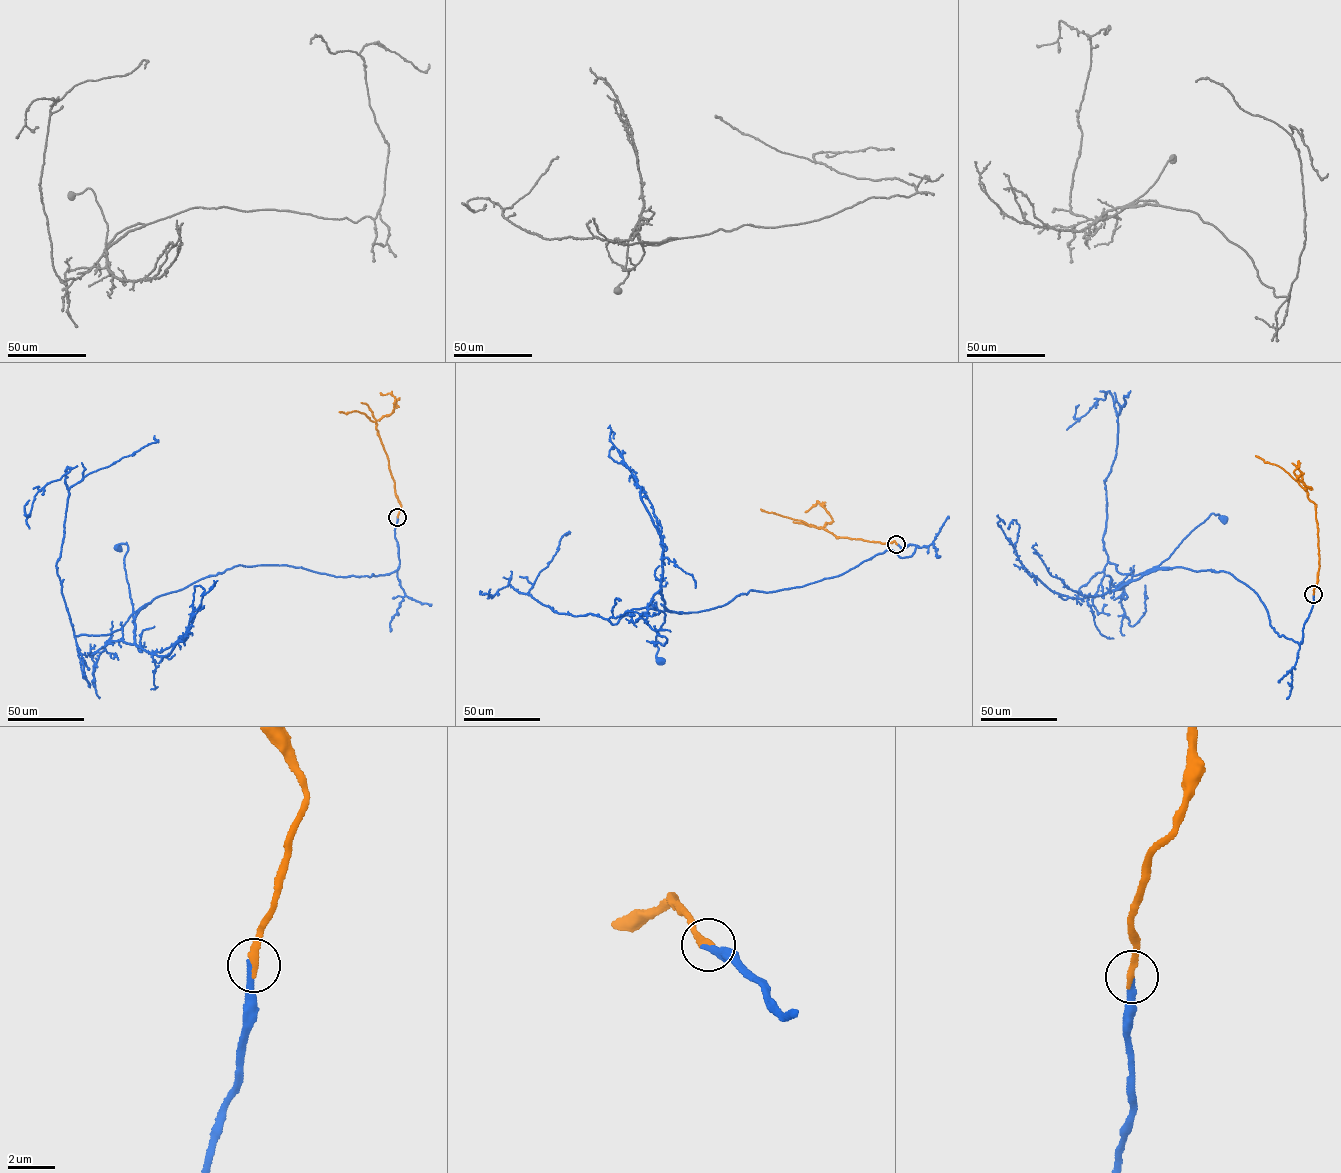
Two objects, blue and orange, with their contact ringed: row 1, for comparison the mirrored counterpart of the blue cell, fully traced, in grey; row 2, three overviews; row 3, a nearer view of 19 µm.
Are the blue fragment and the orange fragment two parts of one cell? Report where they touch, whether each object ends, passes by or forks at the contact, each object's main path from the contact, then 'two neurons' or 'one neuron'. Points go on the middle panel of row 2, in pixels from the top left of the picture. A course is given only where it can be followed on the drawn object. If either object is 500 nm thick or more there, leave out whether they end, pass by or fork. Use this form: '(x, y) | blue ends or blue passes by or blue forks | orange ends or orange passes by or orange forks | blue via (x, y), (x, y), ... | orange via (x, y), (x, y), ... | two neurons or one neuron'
(896, 544) | blue ends | orange ends | blue via (896, 544), (919, 547), (901, 558), (887, 550), (802, 586), (665, 611), (660, 661) | orange via (896, 544), (894, 541), (882, 543), (836, 537), (822, 528), (760, 509) | one neuron

